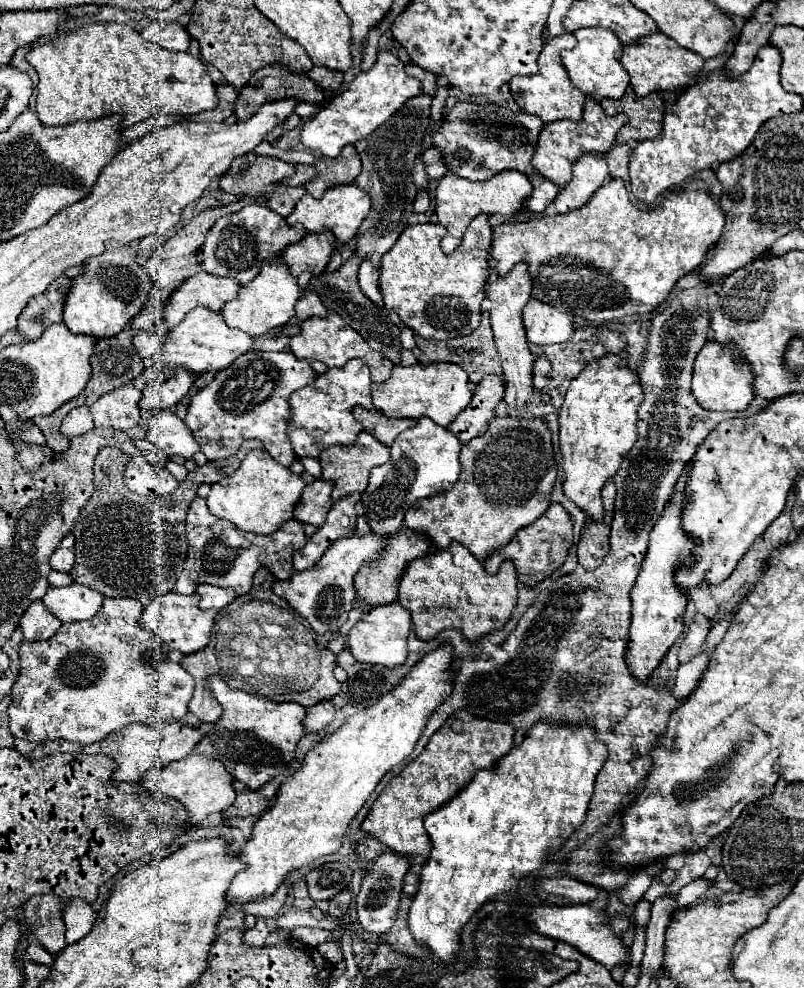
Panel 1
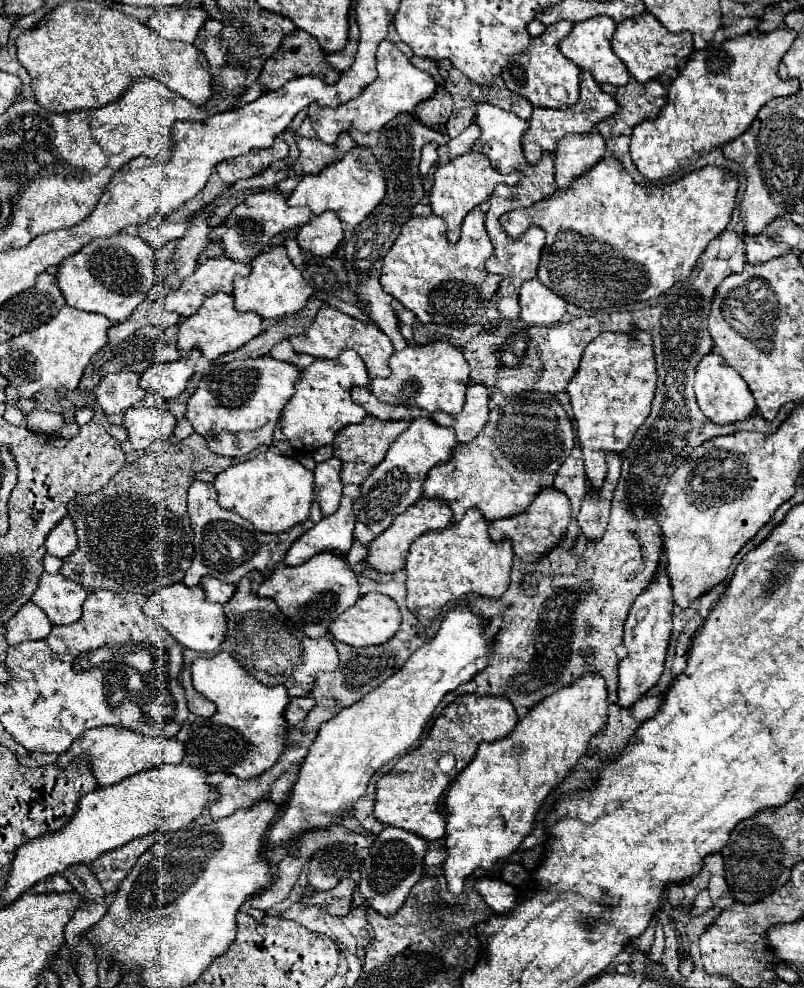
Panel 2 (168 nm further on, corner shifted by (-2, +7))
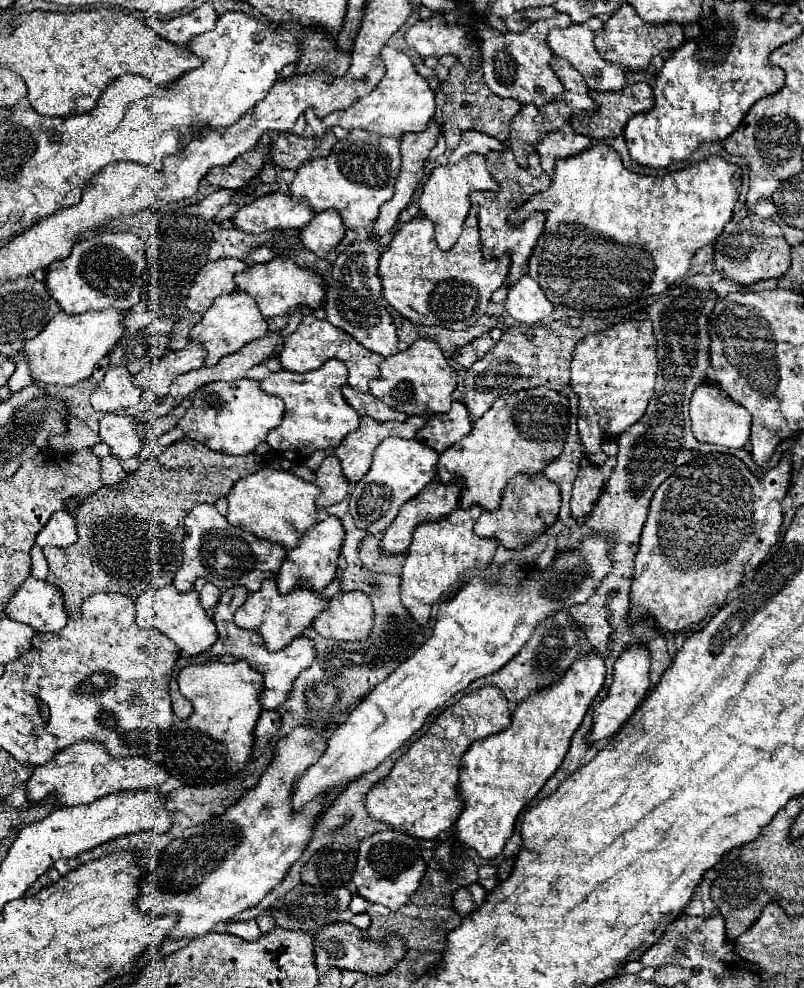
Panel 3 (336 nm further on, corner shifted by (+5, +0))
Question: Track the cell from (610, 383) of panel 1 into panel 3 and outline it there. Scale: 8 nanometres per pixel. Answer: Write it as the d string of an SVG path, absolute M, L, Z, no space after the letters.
M623 321L605 331L591 333L577 343L571 363L571 387L579 395L579 435L581 435L583 451L593 463L599 465L601 461L605 461L605 453L601 449L605 439L619 437L619 433L623 433L627 427L631 427L643 417L647 403L653 395L655 377L657 377L655 351L657 351L657 339L653 335L651 321Z

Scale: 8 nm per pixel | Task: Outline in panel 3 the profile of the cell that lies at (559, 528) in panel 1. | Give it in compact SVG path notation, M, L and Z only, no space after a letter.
M543 473L535 475L515 475L503 489L501 505L497 511L483 515L475 523L475 533L479 537L495 537L507 549L523 549L527 539L539 537L549 525L555 523L561 505L561 489L557 483L543 477Z

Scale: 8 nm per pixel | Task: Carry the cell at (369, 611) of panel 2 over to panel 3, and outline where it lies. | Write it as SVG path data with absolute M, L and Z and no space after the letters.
M347 591L329 599L329 609L317 615L313 629L321 637L339 641L361 641L373 625L373 607L365 593Z

